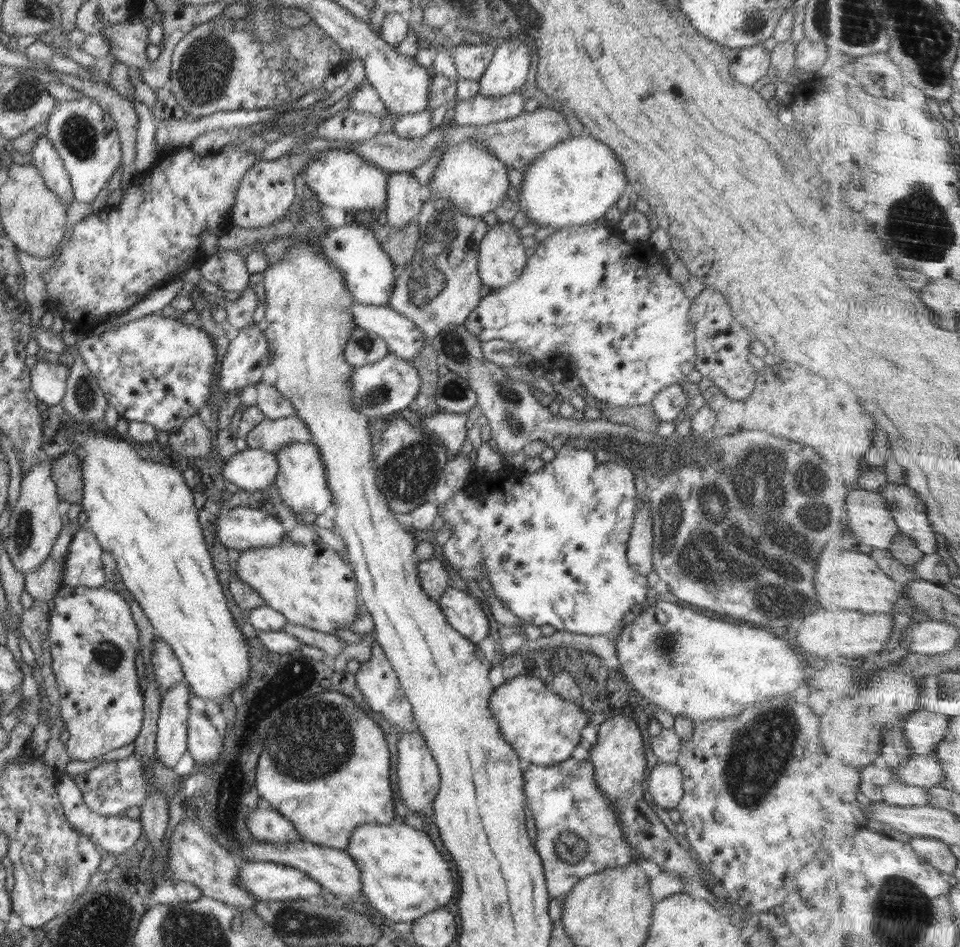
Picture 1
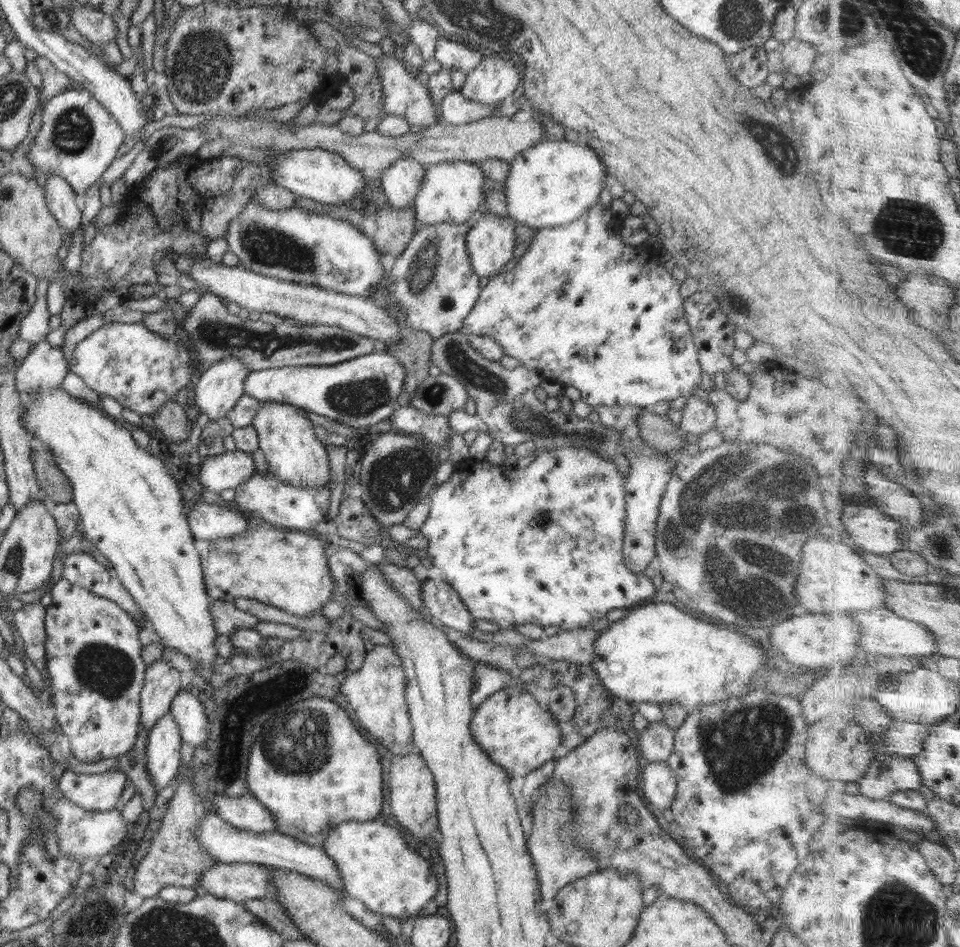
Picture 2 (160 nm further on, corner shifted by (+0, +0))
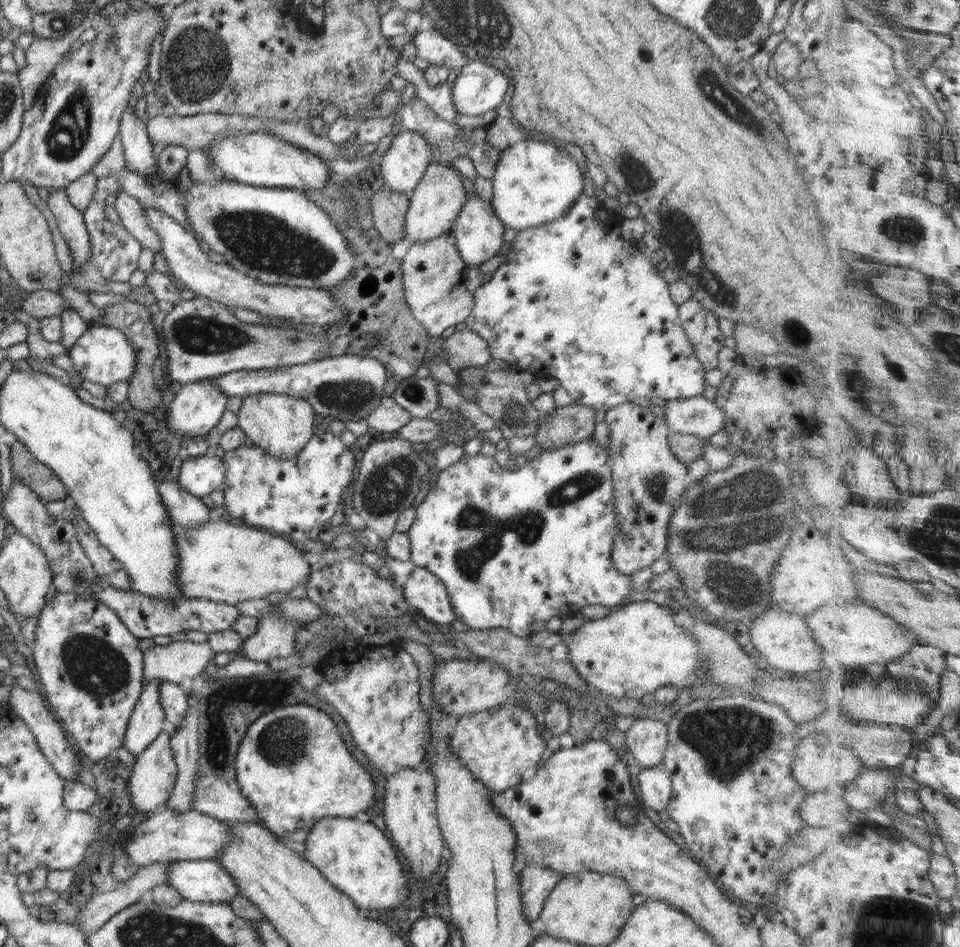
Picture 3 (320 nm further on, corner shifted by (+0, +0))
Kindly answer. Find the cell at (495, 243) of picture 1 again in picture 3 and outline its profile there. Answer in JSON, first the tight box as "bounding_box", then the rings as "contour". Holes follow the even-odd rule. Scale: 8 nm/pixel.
{"bounding_box":[450,195,506,267],"contour":[[[479,195],[467,196],[450,231],[455,238],[456,248],[468,267],[480,267],[483,262],[502,253],[503,248],[506,248],[504,223],[496,216],[494,209],[491,208],[491,203],[484,201]]]}

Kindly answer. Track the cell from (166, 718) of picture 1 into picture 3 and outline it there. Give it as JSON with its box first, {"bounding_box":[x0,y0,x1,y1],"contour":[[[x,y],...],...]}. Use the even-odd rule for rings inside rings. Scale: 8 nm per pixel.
{"bounding_box":[129,731,177,817],"contour":[[[160,731],[155,739],[135,760],[129,776],[129,795],[139,817],[147,817],[171,797],[177,779],[177,766],[170,748],[170,735]]]}

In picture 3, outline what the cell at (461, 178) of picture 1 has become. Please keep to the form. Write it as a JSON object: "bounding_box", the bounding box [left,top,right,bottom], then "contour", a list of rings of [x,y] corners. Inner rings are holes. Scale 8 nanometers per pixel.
{"bounding_box":[405,163,468,242],"contour":[[[430,163],[424,176],[414,188],[409,197],[409,207],[405,214],[405,238],[414,242],[428,242],[441,234],[450,232],[452,223],[456,220],[461,206],[467,199],[468,193],[464,189],[463,180],[454,167]]]}

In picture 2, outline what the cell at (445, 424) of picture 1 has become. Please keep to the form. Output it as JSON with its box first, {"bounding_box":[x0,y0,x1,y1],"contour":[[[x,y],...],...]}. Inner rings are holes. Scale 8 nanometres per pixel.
{"bounding_box":[384,405,454,446],"contour":[[[410,405],[394,410],[384,427],[405,434],[421,434],[438,446],[445,444],[446,438],[454,434],[448,425],[448,416],[428,415]]]}

